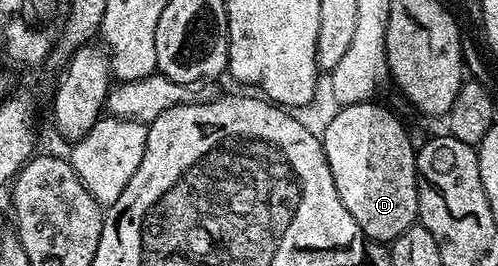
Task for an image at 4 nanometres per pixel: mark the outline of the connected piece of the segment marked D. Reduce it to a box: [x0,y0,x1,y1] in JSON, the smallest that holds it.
[320,100,418,244]

